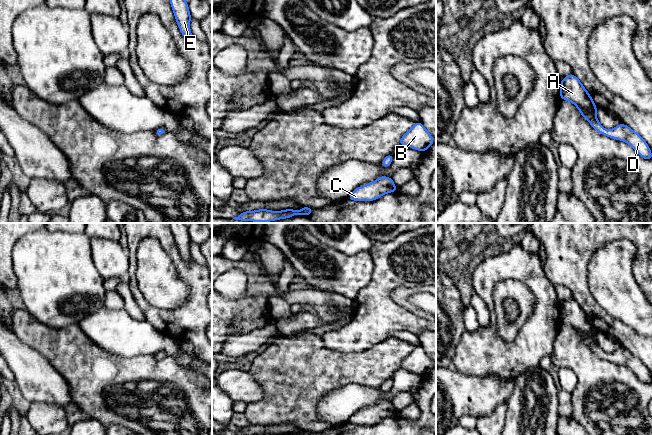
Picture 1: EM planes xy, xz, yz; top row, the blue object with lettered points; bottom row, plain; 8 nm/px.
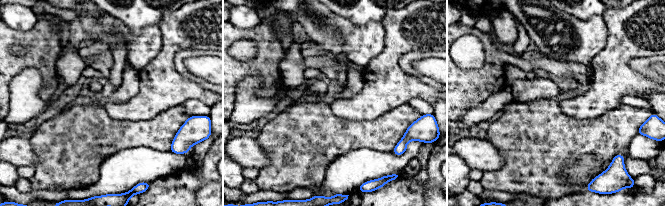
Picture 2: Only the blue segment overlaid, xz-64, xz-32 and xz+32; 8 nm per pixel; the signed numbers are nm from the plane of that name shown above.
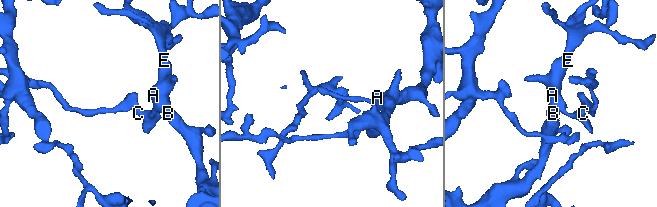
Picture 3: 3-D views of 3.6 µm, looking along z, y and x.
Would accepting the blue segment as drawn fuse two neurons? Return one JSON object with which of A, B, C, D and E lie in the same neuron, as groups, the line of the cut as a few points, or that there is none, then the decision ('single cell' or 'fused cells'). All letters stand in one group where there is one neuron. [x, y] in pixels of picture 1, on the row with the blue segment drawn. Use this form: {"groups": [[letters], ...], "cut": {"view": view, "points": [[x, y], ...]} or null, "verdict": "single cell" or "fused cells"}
{"groups": [["A", "B", "C", "D", "E"]], "cut": null, "verdict": "single cell"}

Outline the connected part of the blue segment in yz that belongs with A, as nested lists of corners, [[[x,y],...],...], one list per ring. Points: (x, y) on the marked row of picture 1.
[[[574,74],[568,75],[561,80],[560,97],[563,100],[572,102],[596,131],[604,136],[624,141],[631,145],[642,158],[652,159],[652,153],[648,144],[641,135],[627,125],[621,123],[611,130],[602,127],[597,120],[597,107],[592,97]]]

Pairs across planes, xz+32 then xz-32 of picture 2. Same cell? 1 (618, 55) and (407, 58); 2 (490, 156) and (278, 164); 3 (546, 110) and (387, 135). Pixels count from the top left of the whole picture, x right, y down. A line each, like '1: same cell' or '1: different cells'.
1: different cells
2: different cells
3: same cell

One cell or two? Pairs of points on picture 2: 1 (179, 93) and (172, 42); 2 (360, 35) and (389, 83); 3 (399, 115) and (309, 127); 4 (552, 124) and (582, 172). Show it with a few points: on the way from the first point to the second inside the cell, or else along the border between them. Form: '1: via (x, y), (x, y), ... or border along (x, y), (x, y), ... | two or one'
1: via (167, 80), (167, 55) | one
2: border along (384, 36), (384, 48), (364, 69) | two
3: via (377, 131), (331, 131) | one
4: border along (574, 158), (580, 155), (591, 154), (598, 159) | two

